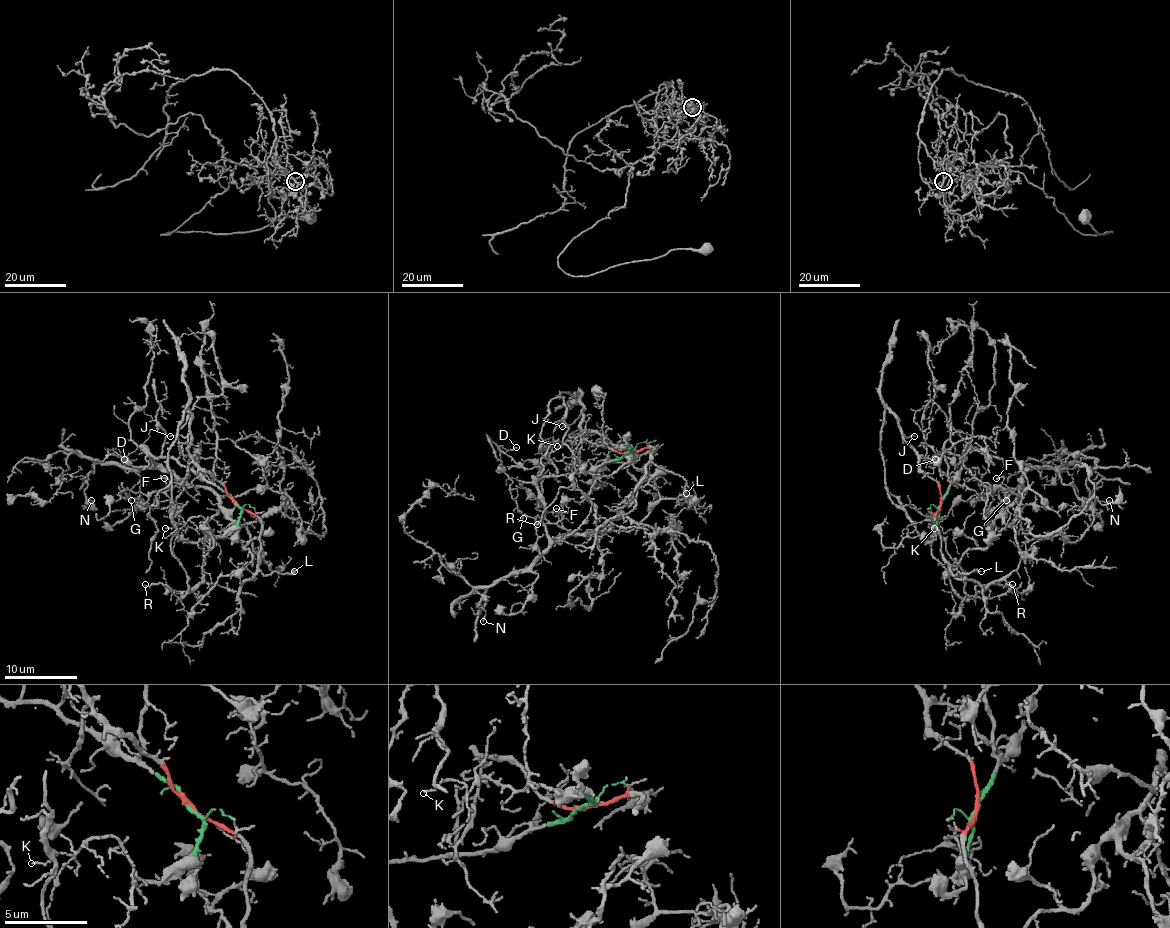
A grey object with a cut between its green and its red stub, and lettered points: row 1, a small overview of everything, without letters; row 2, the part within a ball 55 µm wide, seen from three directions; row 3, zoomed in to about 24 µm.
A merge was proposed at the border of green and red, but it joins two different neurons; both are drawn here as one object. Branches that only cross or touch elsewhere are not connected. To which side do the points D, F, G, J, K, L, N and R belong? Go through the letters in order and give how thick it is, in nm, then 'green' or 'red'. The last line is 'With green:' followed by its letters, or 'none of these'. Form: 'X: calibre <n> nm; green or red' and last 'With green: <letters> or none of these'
D: calibre 100 nm; green
F: calibre 150 nm; green
G: calibre 90 nm; green
J: calibre 80 nm; red
K: calibre 100 nm; green
L: calibre 120 nm; red
N: calibre 130 nm; green
R: calibre 120 nm; red
With green: D, F, G, K, N

